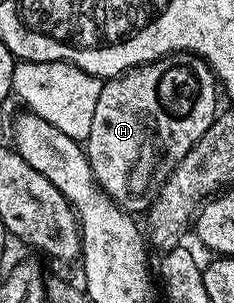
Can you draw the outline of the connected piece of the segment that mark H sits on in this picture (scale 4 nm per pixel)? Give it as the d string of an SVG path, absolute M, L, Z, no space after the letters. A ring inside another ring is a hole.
M186 52L167 54L156 62L135 66L116 78L106 79L93 112L89 136L85 139L87 159L99 188L125 211L146 211L189 148L193 148L215 123L215 90L217 94L217 79L205 59Z

